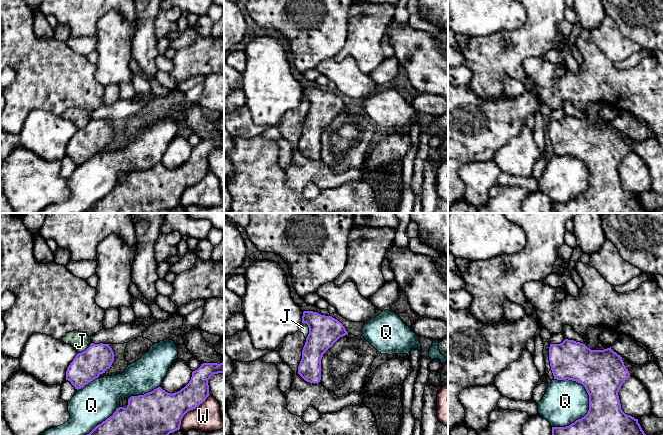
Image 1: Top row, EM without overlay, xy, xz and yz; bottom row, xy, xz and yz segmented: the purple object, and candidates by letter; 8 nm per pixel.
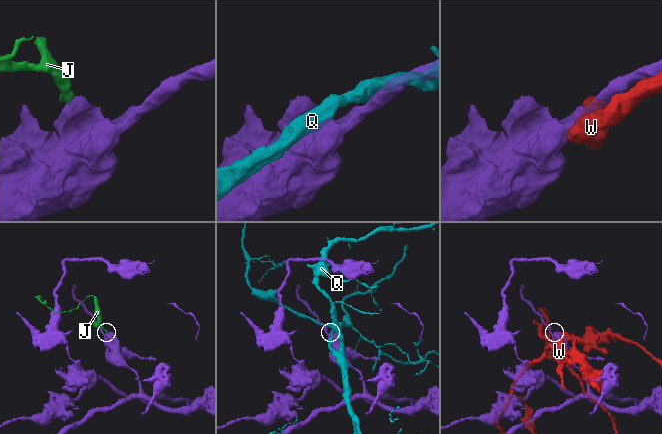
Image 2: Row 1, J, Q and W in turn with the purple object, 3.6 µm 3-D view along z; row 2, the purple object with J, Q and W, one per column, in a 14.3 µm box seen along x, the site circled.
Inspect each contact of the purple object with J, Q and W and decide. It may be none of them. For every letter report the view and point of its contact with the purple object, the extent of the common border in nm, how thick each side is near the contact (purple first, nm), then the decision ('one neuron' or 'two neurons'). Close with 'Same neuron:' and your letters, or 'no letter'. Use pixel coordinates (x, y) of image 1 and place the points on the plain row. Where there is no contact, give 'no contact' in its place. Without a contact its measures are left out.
J: xz (309, 105) | 140 nm | 240/70 nm | two neurons
Q: yz (585, 191) | 420 nm | 480/360 nm | two neurons
W: xy (190, 185) | 380 nm | 360/220 nm | two neurons
Same neuron: no letter

